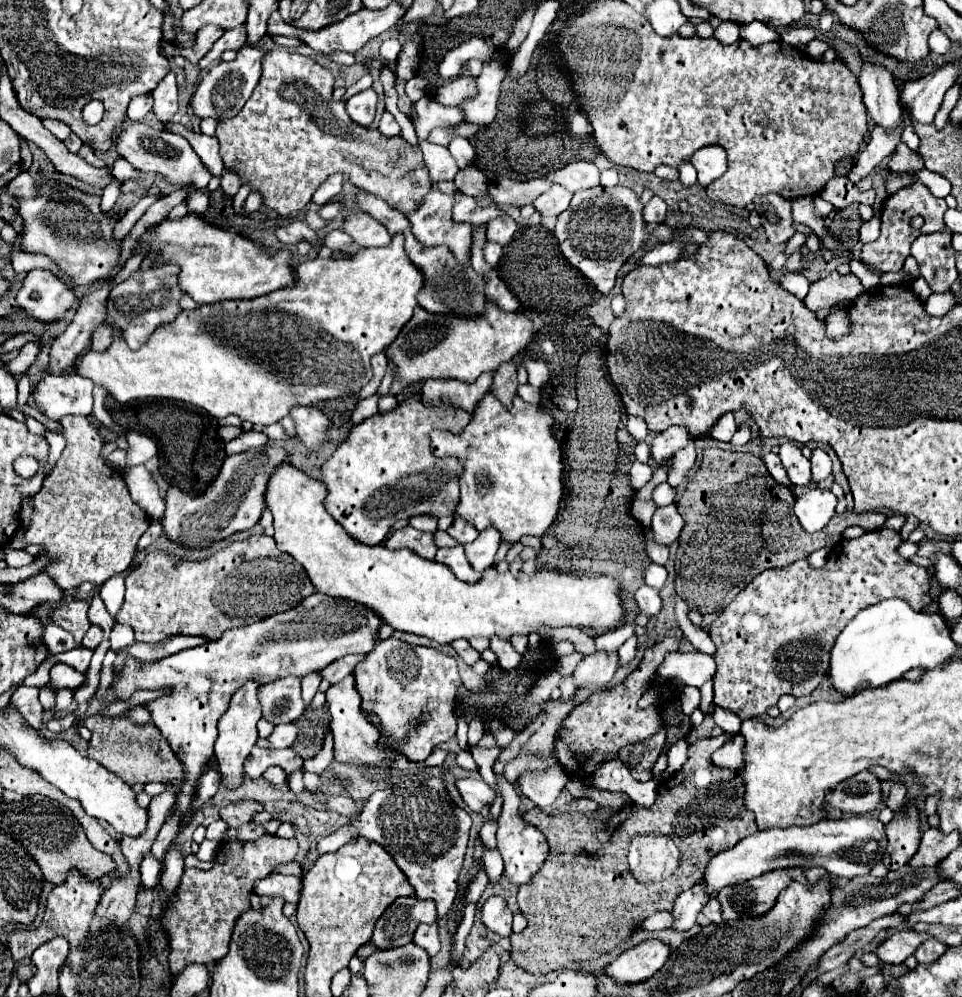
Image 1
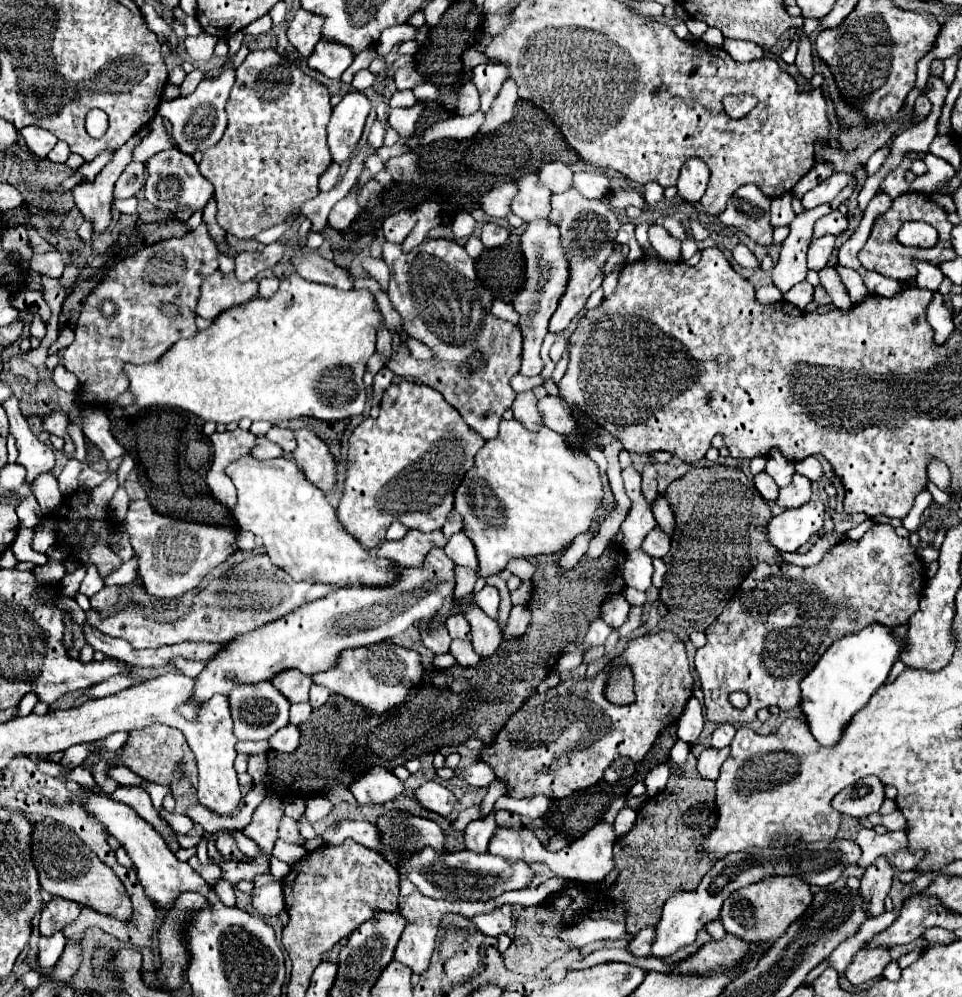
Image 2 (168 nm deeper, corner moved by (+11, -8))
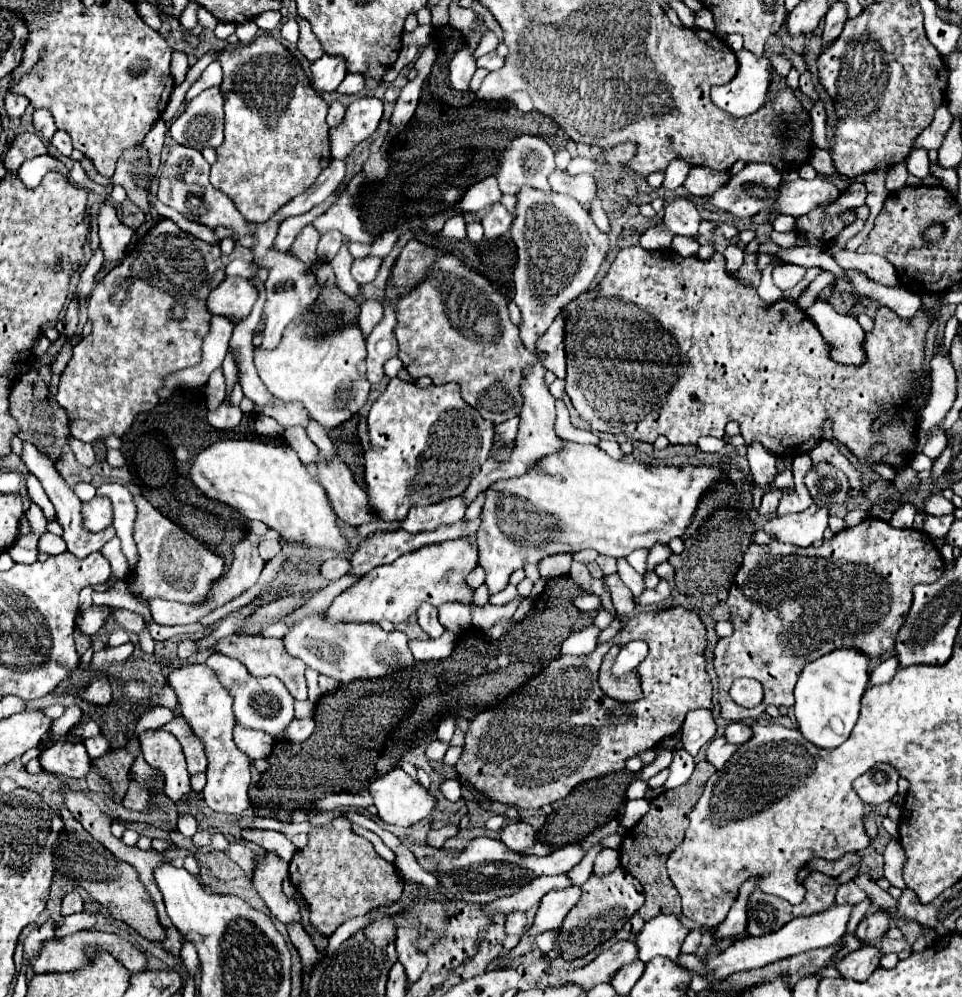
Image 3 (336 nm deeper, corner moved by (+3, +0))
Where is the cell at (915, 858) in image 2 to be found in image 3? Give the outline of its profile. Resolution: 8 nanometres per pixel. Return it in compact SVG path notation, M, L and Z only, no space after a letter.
M899 839L889 841L883 857L885 857L885 879L894 887L901 890L906 889L905 881L901 877L901 867L905 863L905 851L903 851Z

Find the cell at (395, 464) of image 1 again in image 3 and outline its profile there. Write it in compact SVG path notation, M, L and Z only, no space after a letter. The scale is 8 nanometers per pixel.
M395 377L371 405L367 425L371 449L365 453L365 483L369 489L369 503L379 513L381 521L403 521L413 505L433 505L461 495L475 471L489 459L493 445L493 423L483 419L477 409L461 399L457 383L419 389L413 383Z

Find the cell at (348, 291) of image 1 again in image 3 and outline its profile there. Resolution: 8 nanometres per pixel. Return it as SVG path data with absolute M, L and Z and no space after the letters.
M309 309L287 327L277 349L255 349L255 367L271 395L303 403L319 425L331 429L351 419L367 401L371 383L365 377L365 337L355 325L345 327L333 339L309 339L305 335L305 319L309 319Z

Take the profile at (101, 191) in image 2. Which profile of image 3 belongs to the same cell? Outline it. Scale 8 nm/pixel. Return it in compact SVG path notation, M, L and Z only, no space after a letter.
M103 203L99 209L99 239L101 239L99 247L105 255L105 261L121 263L131 245L131 237L133 229L119 221L115 207Z

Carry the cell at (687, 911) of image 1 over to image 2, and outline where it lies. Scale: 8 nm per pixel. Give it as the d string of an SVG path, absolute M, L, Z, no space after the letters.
M649 925L649 927L645 927L645 929L643 929L643 931L629 943L627 951L631 951L631 953L637 955L637 957L649 955L649 951L651 951L651 943L655 941L653 937L655 937L655 925Z

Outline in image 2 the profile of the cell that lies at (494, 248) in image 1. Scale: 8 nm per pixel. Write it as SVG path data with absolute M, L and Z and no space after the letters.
M469 237L469 241L465 243L465 251L473 257L473 259L477 259L483 251L485 251L485 247L483 247L483 243L481 243L481 239L479 237Z

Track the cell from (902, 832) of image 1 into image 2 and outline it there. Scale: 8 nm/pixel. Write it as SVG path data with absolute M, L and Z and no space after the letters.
M881 855L877 857L861 877L861 895L869 899L869 917L883 913L883 899L887 897L893 883L893 865Z

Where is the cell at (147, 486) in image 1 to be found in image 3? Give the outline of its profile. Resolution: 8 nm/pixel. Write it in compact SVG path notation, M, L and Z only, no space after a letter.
M71 437L69 447L71 447L71 451L73 451L75 457L77 457L77 461L79 461L83 467L91 467L91 465L96 462L94 449L89 443L83 443L83 441Z

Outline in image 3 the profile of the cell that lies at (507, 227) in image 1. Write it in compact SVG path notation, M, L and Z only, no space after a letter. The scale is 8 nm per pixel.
M495 203L493 207L489 207L485 211L485 215L481 219L481 225L485 229L485 237L487 239L501 237L505 231L509 231L511 221L513 221L513 215L501 203Z

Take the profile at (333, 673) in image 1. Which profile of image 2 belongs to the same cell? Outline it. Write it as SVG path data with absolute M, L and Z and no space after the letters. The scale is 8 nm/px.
M285 671L285 675L277 675L277 679L273 679L271 683L277 685L279 691L285 691L285 697L291 703L301 703L307 701L307 693L309 687L313 685L313 677L303 675L301 671Z

